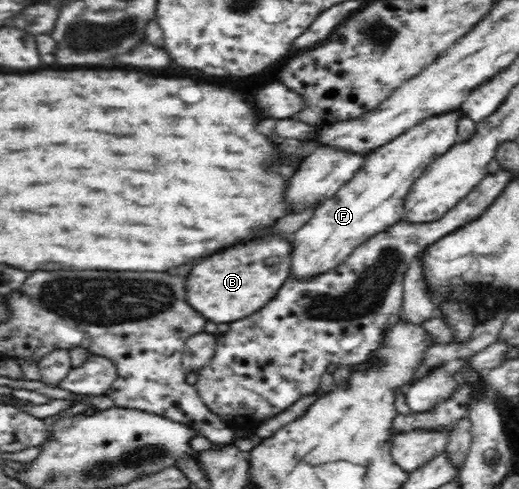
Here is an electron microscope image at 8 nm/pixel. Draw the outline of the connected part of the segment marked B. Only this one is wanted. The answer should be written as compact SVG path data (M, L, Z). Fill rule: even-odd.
M277 237L233 247L195 263L185 277L185 303L215 323L237 321L259 311L287 279L289 245Z

